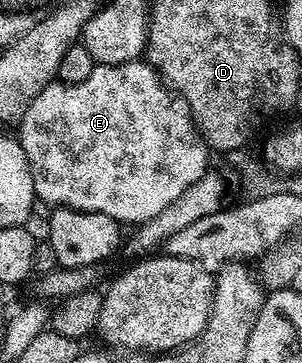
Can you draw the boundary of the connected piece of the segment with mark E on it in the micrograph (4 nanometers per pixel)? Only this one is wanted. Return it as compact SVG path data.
M143 59L131 60L125 64L96 64L93 73L78 84L53 82L46 85L42 94L38 94L38 98L34 98L34 102L30 102L30 106L20 117L18 127L20 127L18 139L30 162L30 174L34 178L37 201L44 203L45 200L48 206L110 214L110 218L119 220L124 226L128 226L128 224L139 226L150 218L154 218L154 214L162 214L162 210L166 210L166 206L170 206L170 202L174 202L174 198L178 198L183 192L190 190L190 186L194 186L194 182L198 182L198 178L202 178L210 168L210 164L208 164L210 149L196 130L196 123L192 121L188 103L169 91L160 75L153 70L151 64Z

